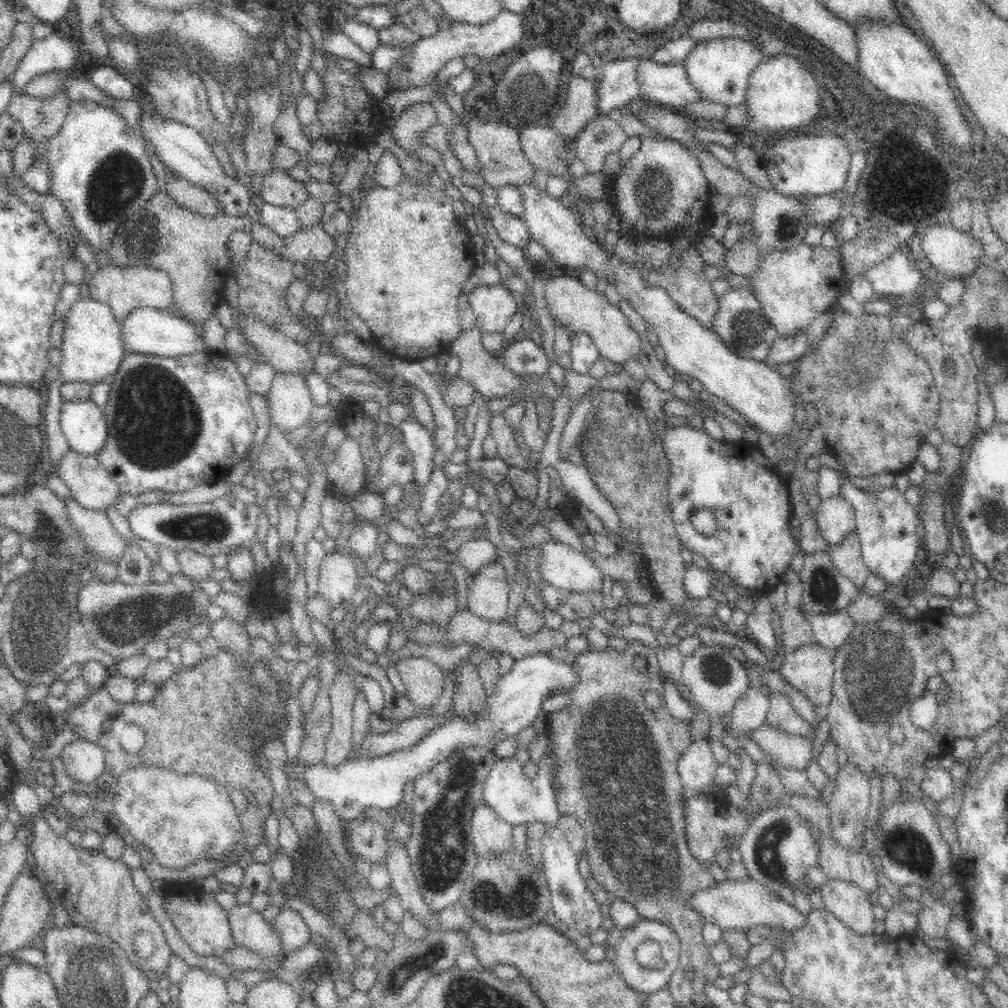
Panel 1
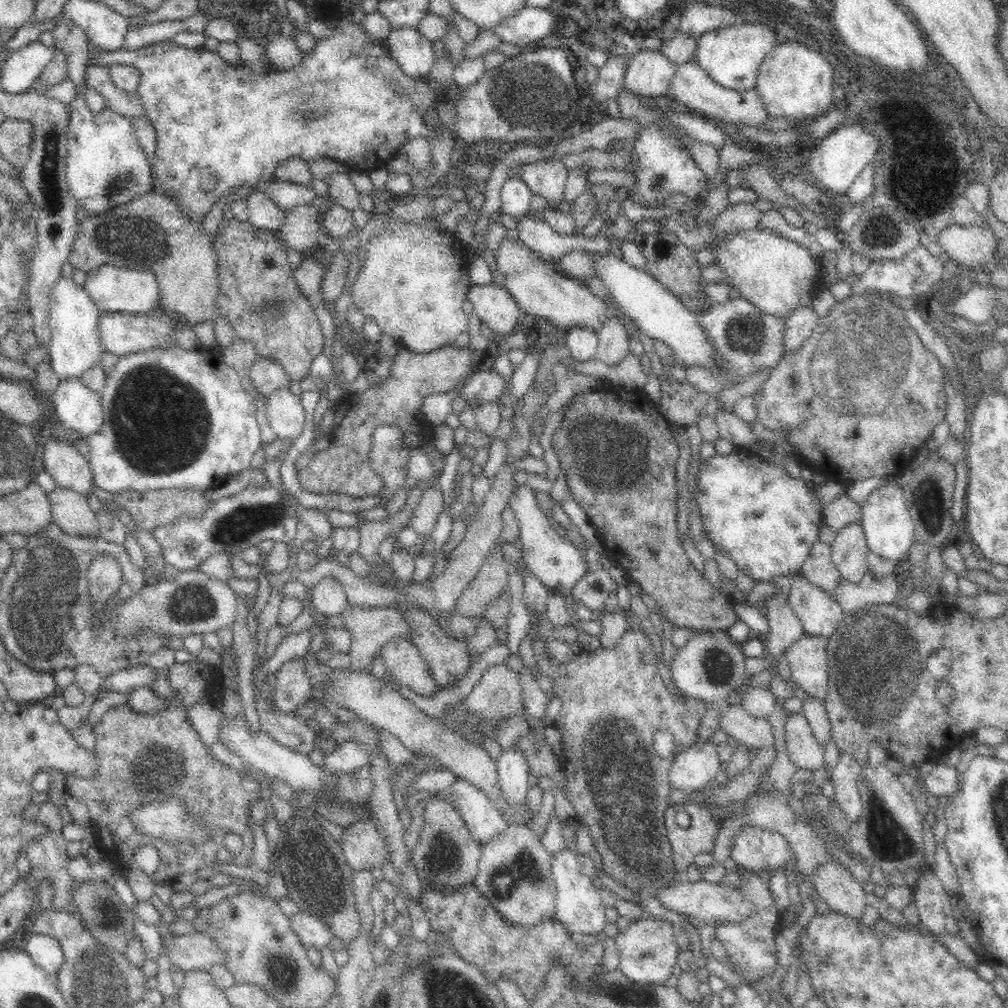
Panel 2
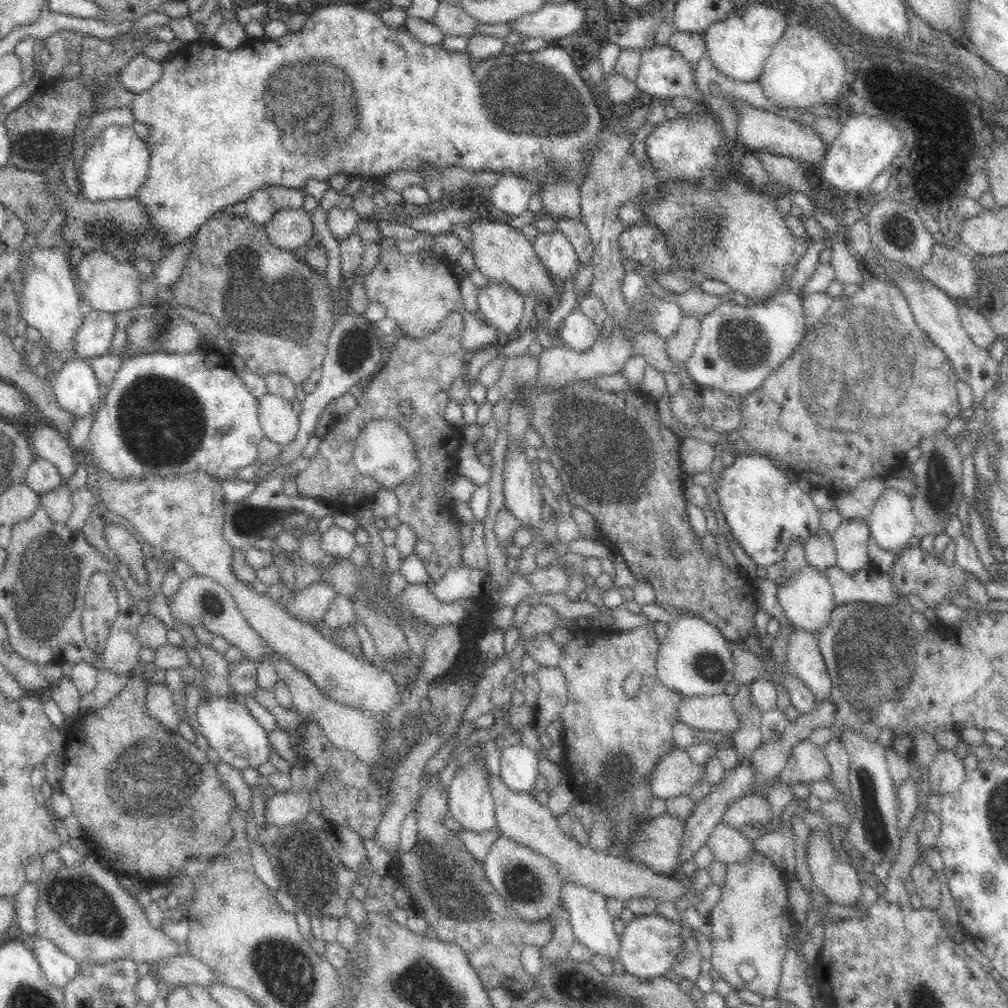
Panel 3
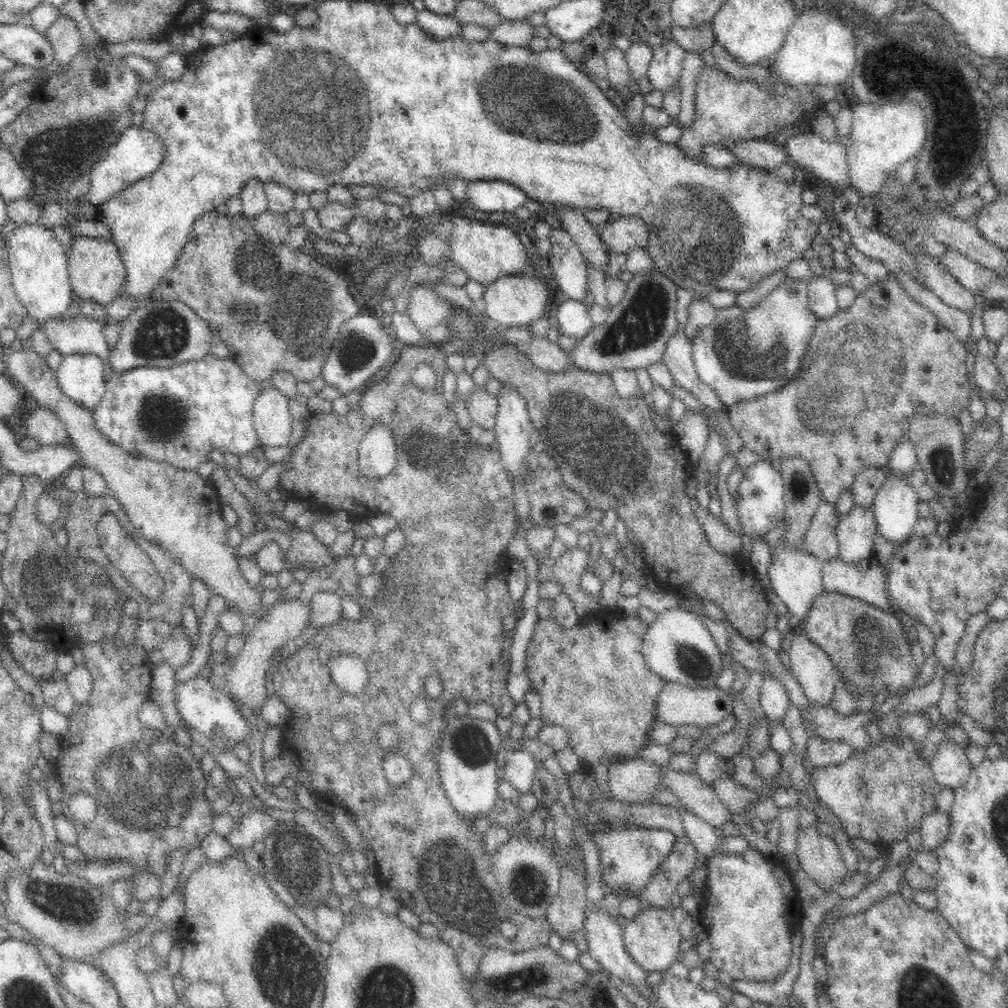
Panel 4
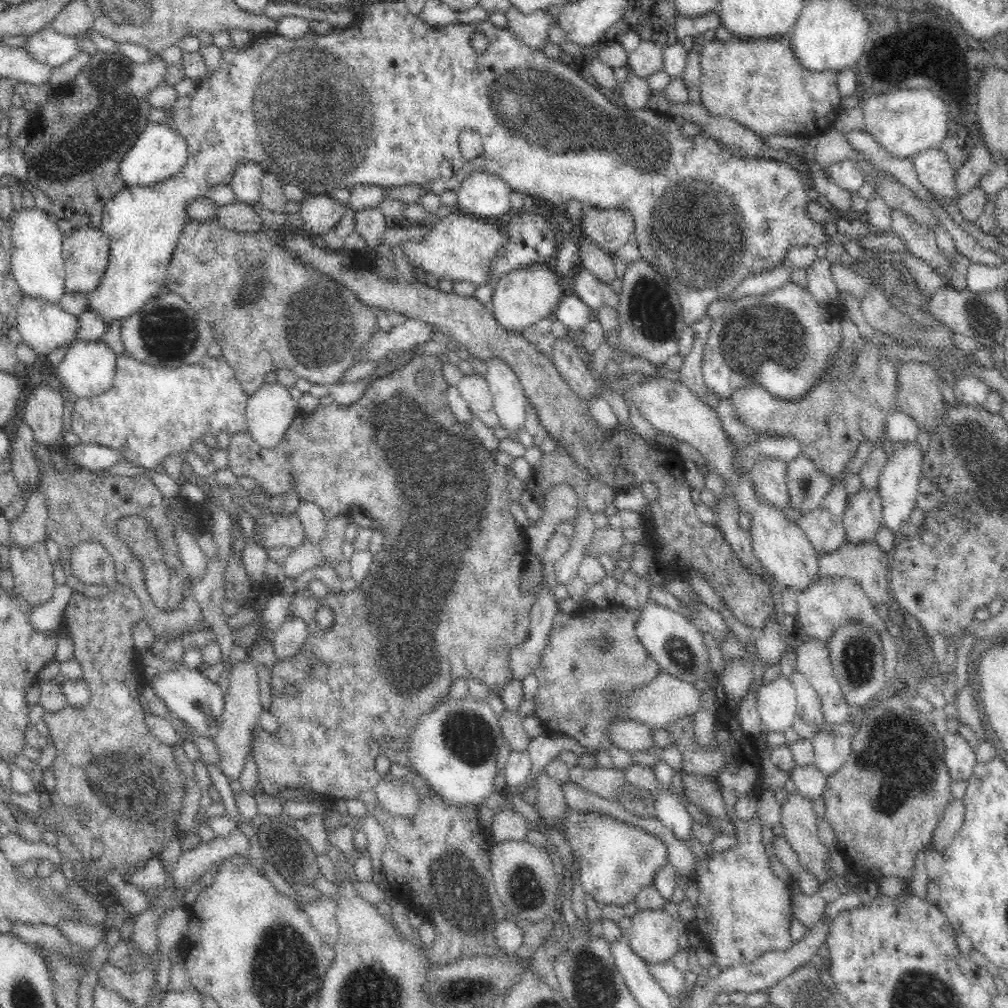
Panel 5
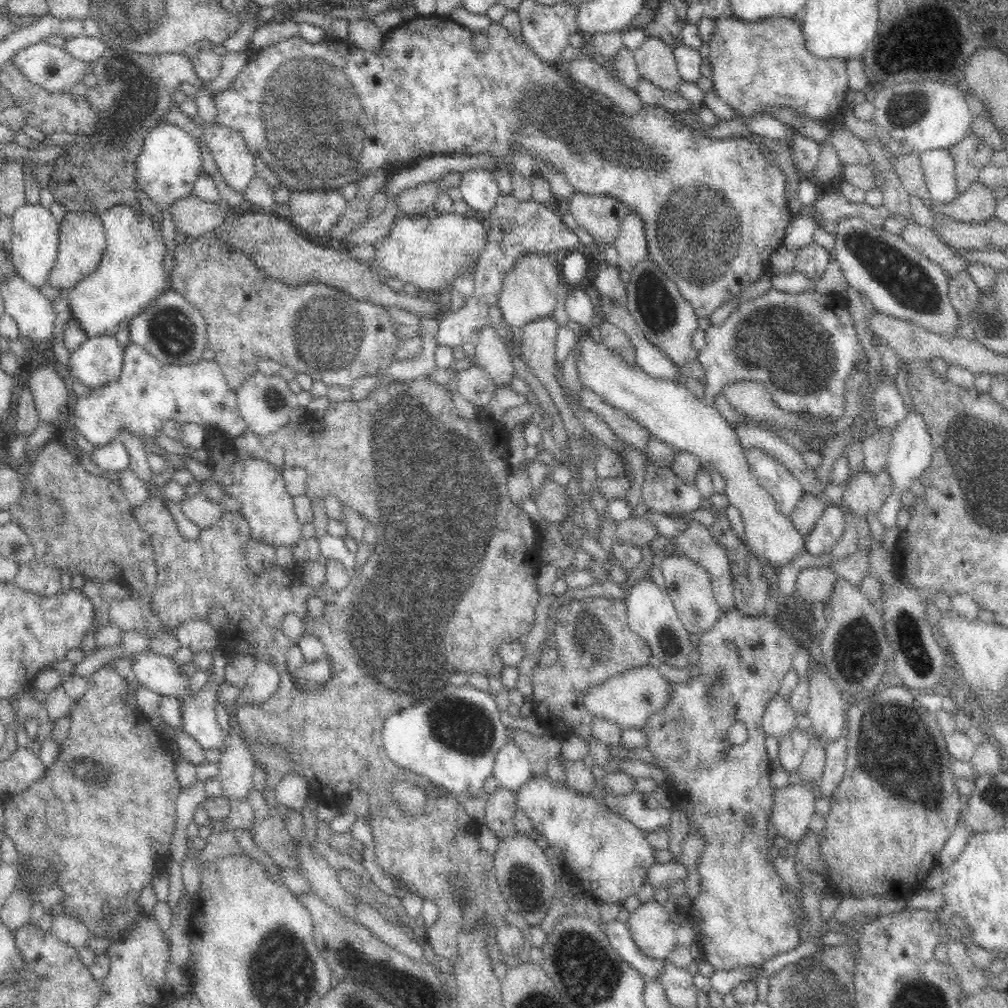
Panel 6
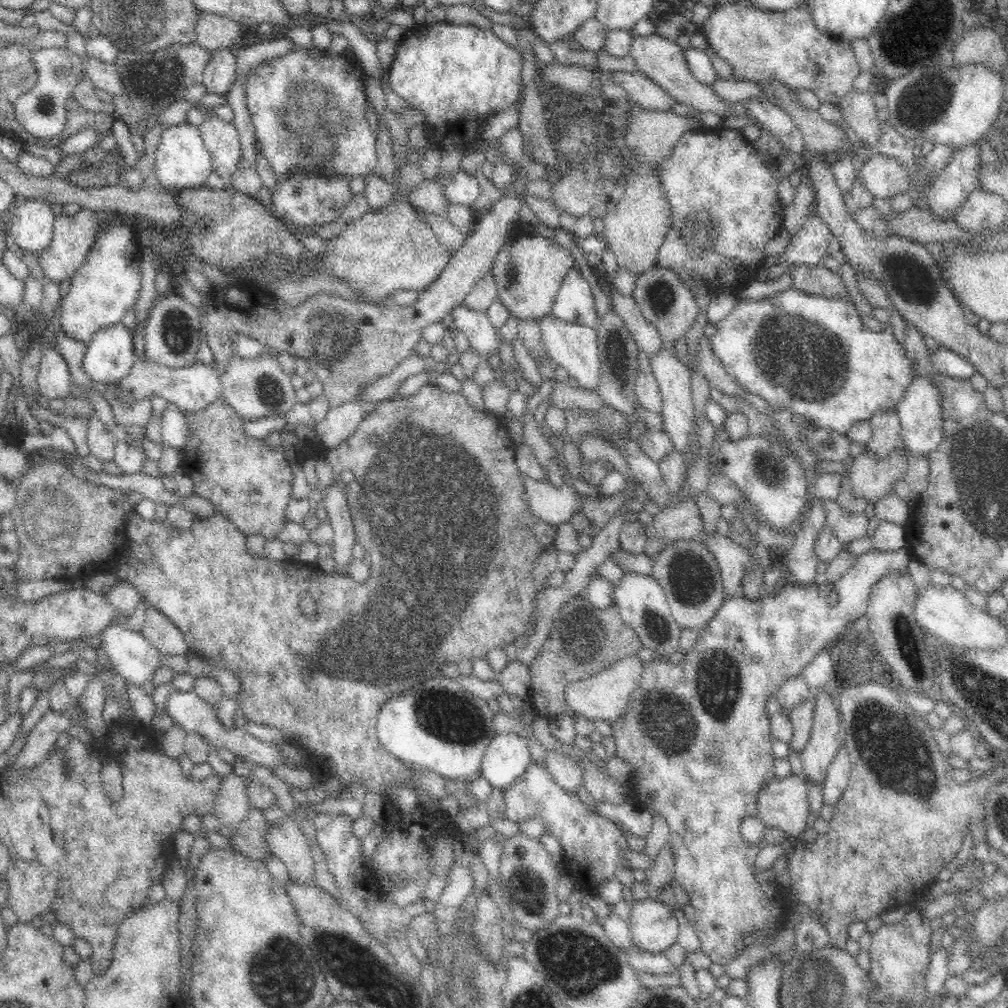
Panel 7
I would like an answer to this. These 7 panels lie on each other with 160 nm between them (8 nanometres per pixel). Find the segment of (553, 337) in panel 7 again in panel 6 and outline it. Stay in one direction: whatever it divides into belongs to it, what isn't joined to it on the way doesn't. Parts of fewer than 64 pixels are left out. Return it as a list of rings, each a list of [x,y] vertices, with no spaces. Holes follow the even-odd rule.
[[[590,327],[574,329],[576,342],[570,348],[570,353],[574,355],[576,372],[582,386],[592,389],[609,405],[631,414],[631,418],[646,427],[654,439],[660,439],[679,452],[698,456],[702,464],[710,463],[726,481],[725,494],[744,519],[744,540],[754,555],[780,567],[805,551],[805,540],[794,528],[792,520],[780,514],[774,500],[758,485],[748,469],[745,448],[738,440],[735,427],[720,415],[718,409],[696,399],[683,381],[672,383],[656,380],[641,367],[630,367],[622,356],[610,350],[601,339],[596,341],[589,333]]]

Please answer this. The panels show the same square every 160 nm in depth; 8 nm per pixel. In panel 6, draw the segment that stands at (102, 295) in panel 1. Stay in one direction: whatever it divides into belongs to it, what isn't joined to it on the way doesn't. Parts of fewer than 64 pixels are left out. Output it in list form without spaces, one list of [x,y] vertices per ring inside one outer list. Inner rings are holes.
[[[66,212],[59,222],[59,240],[53,268],[49,273],[48,284],[60,292],[74,288],[80,280],[96,271],[106,246],[106,232],[101,214],[95,212]]]

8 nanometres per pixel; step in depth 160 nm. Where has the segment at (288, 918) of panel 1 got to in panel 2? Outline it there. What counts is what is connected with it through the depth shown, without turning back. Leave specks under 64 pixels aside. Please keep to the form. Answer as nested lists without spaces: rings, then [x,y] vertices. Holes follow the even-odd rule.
[[[298,912],[290,919],[292,930],[302,941],[304,947],[314,946],[320,951],[322,948],[328,947],[336,937],[332,929],[315,916]]]

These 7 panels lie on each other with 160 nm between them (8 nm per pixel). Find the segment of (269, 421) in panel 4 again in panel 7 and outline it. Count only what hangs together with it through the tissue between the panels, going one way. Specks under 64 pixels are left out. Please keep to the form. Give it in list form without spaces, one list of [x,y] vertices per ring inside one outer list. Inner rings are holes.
[[[264,349],[256,358],[242,358],[232,356],[226,362],[226,368],[218,371],[221,396],[226,402],[246,420],[266,419],[270,416],[284,416],[297,403],[295,388],[289,375],[281,367],[281,362],[275,353],[268,353]]]

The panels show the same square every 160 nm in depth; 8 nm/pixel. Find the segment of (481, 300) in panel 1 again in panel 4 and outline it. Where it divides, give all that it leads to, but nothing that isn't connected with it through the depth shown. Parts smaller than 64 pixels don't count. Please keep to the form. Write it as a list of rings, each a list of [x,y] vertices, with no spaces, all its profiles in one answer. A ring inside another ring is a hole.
[[[528,274],[499,278],[485,288],[483,300],[486,302],[486,316],[505,331],[507,329],[528,327],[533,322],[546,316],[544,308],[551,303],[554,296],[553,287],[546,286],[546,282],[542,282],[538,278],[532,278]]]

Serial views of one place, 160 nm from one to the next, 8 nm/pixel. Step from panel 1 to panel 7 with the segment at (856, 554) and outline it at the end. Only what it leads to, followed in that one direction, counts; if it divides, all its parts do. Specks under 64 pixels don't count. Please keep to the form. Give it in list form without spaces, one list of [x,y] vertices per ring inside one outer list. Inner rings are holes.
[[[900,444],[890,454],[886,454],[886,456],[878,456],[871,450],[866,450],[864,453],[858,455],[849,466],[850,476],[847,476],[854,495],[857,498],[863,497],[871,502],[876,502],[890,493],[894,493],[894,484],[898,480],[902,480],[908,471],[910,457],[911,454]]]

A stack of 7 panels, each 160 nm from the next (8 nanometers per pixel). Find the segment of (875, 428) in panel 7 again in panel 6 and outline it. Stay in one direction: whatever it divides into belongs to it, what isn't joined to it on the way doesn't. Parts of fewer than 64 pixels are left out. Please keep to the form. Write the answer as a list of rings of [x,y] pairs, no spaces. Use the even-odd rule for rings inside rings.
[[[877,428],[874,434],[863,438],[864,467],[868,472],[878,473],[886,469],[892,435],[889,428]]]

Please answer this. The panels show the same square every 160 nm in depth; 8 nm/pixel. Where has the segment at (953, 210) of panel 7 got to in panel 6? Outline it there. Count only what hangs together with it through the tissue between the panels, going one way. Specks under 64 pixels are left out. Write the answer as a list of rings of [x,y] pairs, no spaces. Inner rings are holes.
[[[972,134],[949,151],[954,161],[956,194],[959,195],[978,180],[979,172],[988,164],[993,150],[986,142]]]

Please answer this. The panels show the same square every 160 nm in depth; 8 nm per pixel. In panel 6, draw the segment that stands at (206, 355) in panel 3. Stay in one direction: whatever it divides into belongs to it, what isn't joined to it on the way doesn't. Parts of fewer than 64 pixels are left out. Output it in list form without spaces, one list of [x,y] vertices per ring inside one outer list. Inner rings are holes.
[[[132,342],[125,348],[120,378],[110,380],[104,386],[93,389],[90,396],[81,396],[73,405],[73,420],[70,421],[82,438],[86,438],[94,448],[100,448],[112,445],[114,434],[120,430],[128,430],[136,437],[145,434],[154,441],[156,432],[162,428],[162,420],[168,418],[178,423],[182,421],[199,425],[206,422],[216,423],[234,439],[251,431],[238,412],[234,389],[226,384],[226,379],[214,360],[200,358],[198,362],[192,364],[163,364],[147,350]]]

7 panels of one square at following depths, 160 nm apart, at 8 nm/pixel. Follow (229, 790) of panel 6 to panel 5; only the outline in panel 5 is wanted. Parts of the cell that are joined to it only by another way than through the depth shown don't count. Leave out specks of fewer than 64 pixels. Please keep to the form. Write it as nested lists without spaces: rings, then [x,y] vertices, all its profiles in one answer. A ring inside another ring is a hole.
[[[252,659],[237,664],[230,671],[229,689],[224,696],[224,712],[220,723],[219,733],[215,736],[215,746],[218,752],[218,767],[226,780],[234,782],[241,777],[244,765],[250,755],[250,730],[257,722],[262,708],[258,698],[258,681],[256,681],[256,665]]]

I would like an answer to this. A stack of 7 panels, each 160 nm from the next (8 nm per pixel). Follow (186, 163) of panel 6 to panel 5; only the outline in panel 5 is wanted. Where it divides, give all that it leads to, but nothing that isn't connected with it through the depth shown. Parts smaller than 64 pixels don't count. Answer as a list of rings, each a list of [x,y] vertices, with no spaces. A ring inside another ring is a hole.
[[[150,123],[142,134],[137,136],[133,147],[126,153],[119,166],[119,173],[125,185],[130,188],[153,187],[176,176],[187,163],[188,145],[184,137],[174,131],[169,124]]]

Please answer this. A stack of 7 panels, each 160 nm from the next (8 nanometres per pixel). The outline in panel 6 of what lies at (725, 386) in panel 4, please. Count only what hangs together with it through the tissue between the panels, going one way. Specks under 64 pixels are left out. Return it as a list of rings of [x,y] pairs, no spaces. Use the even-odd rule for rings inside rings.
[[[774,288],[766,294],[741,304],[722,324],[714,324],[705,330],[706,344],[699,351],[697,360],[705,370],[705,393],[703,401],[714,407],[724,384],[741,385],[744,381],[766,385],[776,407],[786,412],[806,412],[824,422],[834,424],[844,416],[847,380],[858,371],[867,374],[867,356],[858,337],[855,323],[848,310],[840,309],[840,298],[831,293],[816,290],[801,293],[785,293]]]

